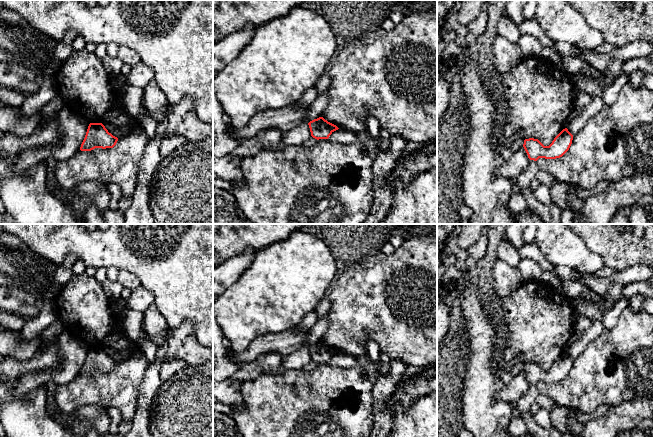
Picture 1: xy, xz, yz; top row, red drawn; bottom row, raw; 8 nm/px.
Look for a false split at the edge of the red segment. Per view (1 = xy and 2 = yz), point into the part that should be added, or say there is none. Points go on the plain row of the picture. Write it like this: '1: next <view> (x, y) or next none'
1: next none
2: next none

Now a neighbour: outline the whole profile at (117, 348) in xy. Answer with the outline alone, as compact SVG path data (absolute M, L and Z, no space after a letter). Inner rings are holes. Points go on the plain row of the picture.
M119 336L111 338L102 348L109 357L119 363L130 357L129 345L129 342L125 338Z

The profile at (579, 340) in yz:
M593 321L591 326L585 331L573 331L566 352L574 360L584 351L587 345L597 339L604 330L605 328L602 322Z

